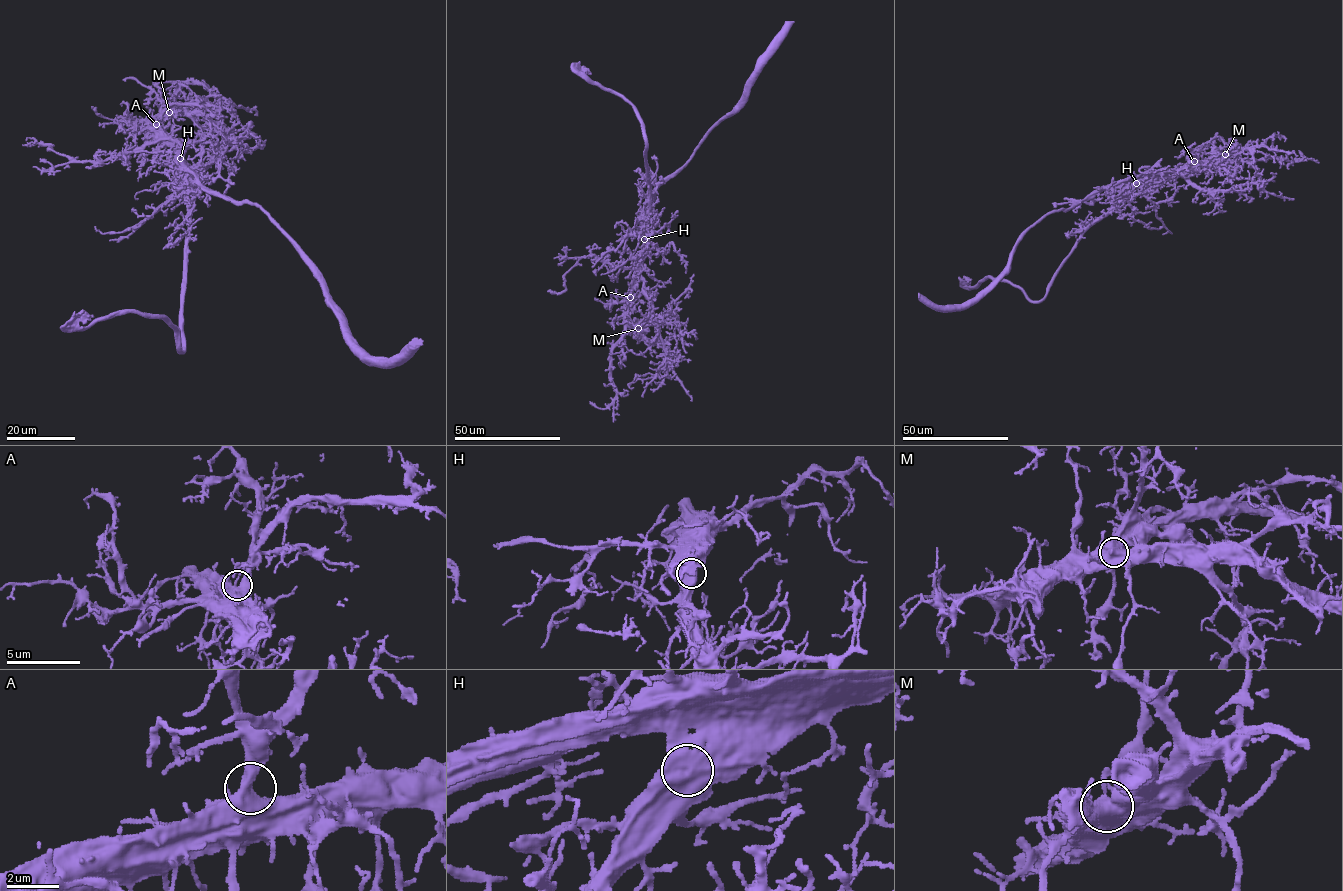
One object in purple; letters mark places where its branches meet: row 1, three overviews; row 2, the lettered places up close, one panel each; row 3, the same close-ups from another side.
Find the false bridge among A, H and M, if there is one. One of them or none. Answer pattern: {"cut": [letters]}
{"cut": []}

